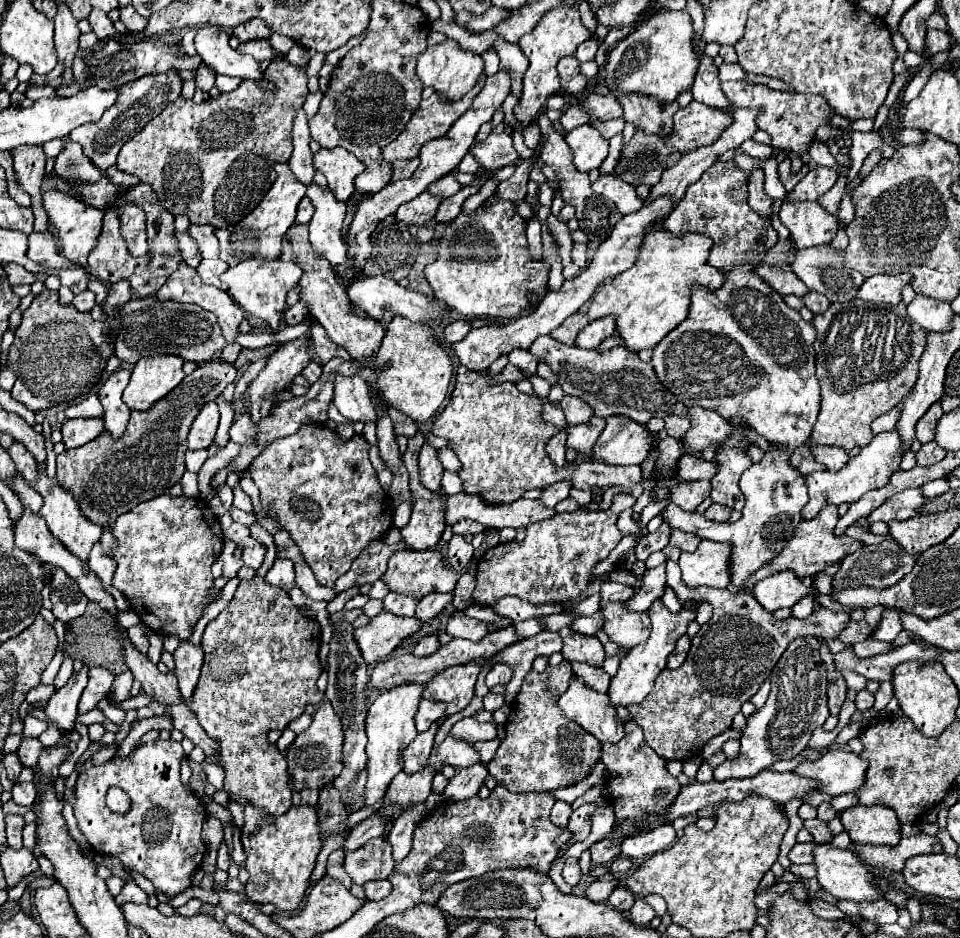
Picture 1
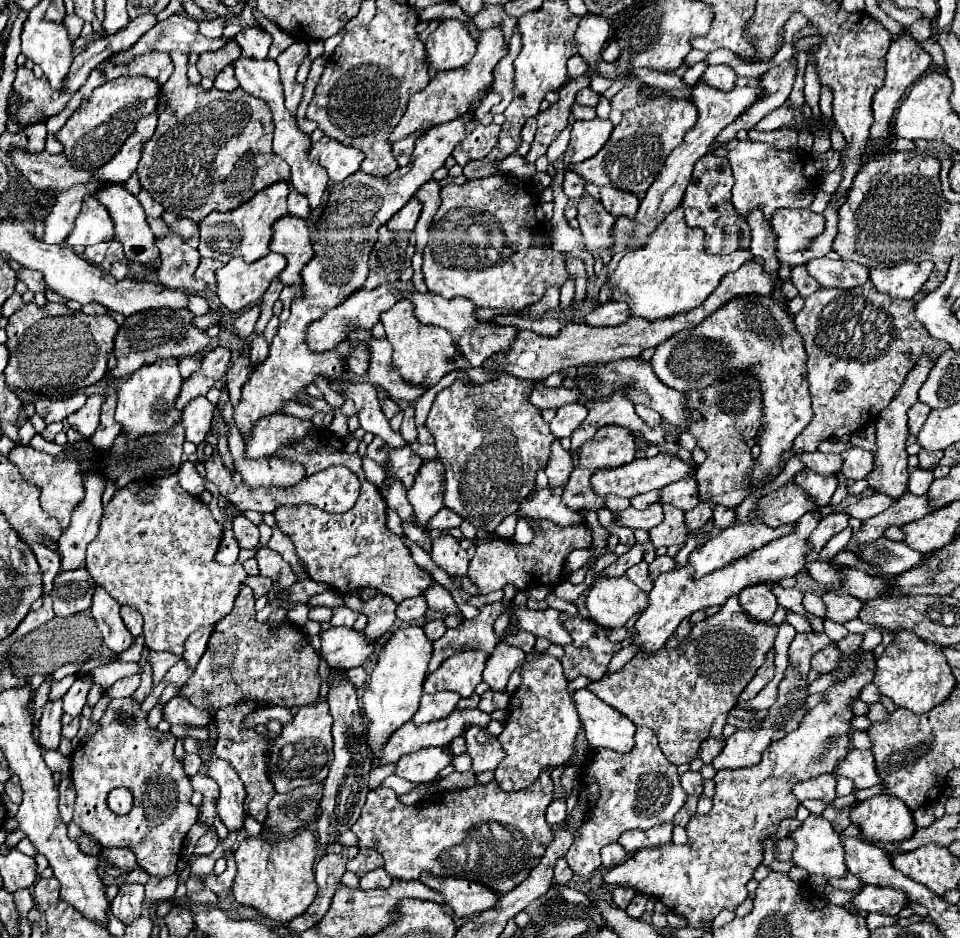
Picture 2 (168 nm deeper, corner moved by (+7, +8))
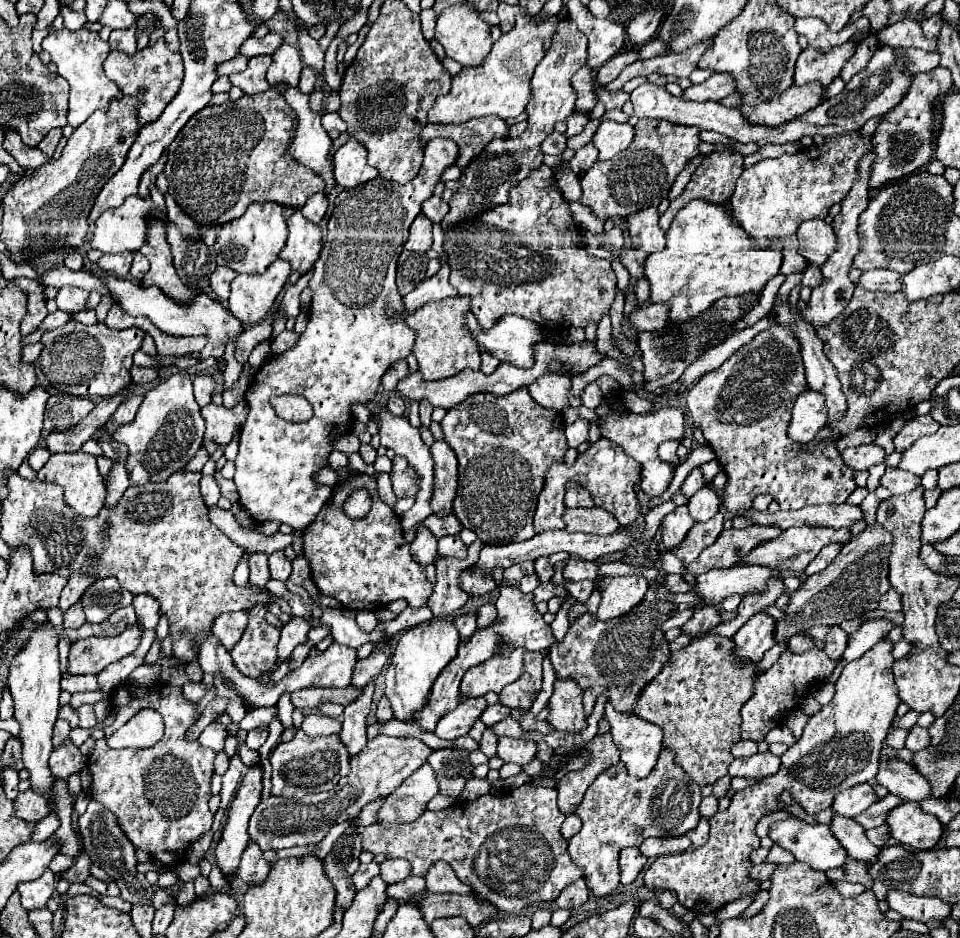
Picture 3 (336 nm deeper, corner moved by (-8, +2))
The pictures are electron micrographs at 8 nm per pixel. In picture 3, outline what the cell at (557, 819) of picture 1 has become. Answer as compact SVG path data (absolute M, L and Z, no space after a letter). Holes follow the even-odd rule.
M577 814L567 816L565 822L563 822L563 826L561 826L561 834L563 834L563 838L565 838L565 840L573 838L573 836L581 830L581 826L583 826L583 822L581 822L581 818L579 818Z

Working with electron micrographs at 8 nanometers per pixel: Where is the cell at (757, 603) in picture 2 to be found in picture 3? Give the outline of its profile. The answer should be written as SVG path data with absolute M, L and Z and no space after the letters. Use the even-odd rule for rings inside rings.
M763 612L751 616L731 638L735 642L733 654L741 662L761 662L765 652L775 644L771 642L771 624L775 624L775 620Z

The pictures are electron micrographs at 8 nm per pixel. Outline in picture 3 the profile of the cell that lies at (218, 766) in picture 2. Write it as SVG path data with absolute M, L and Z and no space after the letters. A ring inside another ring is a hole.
M249 842L247 850L243 852L243 860L239 864L239 878L247 886L251 886L251 884L263 884L267 874L269 874L269 864L267 860L263 860L261 848Z

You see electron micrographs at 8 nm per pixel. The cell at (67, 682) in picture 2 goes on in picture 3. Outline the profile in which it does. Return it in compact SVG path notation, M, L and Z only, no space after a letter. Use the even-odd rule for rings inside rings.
M59 720L57 724L55 724L55 732L53 732L53 746L57 748L63 740L67 740L67 734L69 734L69 722L63 722L63 720Z

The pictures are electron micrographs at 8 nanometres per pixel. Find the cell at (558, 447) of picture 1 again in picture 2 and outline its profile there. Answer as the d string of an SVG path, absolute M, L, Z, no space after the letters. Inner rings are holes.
M560 440L552 442L552 452L550 452L550 460L546 466L546 474L550 480L550 486L562 486L566 484L566 480L570 478L572 472L572 460L570 454L562 448Z

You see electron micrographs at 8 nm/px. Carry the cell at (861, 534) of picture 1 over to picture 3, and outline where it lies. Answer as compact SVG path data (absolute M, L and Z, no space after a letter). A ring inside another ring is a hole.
M871 491L860 504L860 507L864 511L864 519L867 523L875 522L876 511L880 503L881 500L879 500L879 498L875 496L874 492Z

